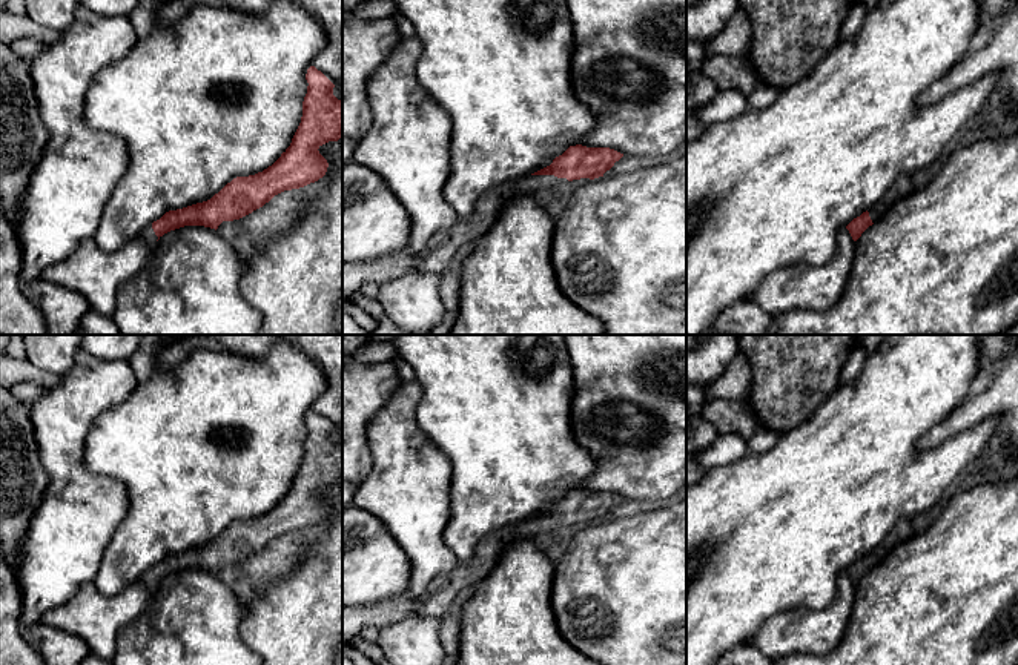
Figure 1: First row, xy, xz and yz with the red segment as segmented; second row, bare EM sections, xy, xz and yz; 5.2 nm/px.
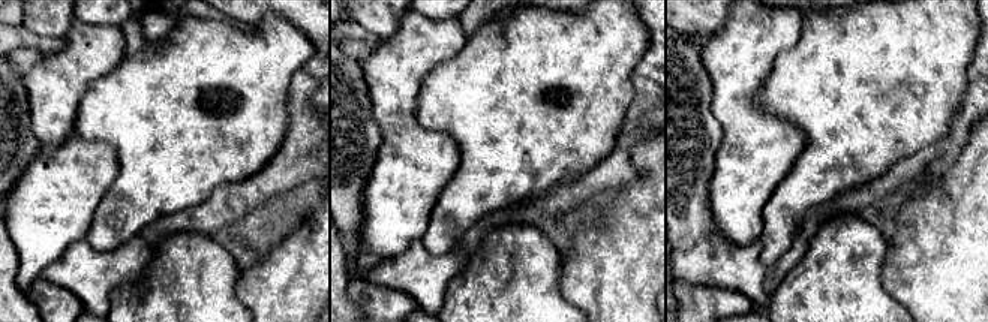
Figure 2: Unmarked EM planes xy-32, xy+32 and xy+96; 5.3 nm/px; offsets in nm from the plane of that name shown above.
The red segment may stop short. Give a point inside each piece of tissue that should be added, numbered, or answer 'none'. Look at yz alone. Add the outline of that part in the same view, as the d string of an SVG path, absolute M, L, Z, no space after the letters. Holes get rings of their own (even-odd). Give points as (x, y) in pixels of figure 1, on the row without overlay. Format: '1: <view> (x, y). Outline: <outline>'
1: yz (903, 530). Outline: M900 519L886 534L883 542L872 550L868 556L872 567L878 565L889 553L892 553L901 542L911 539L917 533L911 519Z

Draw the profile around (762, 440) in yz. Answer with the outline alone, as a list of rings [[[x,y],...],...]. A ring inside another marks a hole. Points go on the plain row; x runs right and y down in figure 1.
[[[759,424],[748,442],[748,453],[763,453],[772,448],[780,435]]]

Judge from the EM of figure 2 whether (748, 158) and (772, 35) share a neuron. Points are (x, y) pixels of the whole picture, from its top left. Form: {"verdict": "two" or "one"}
{"verdict": "one"}

